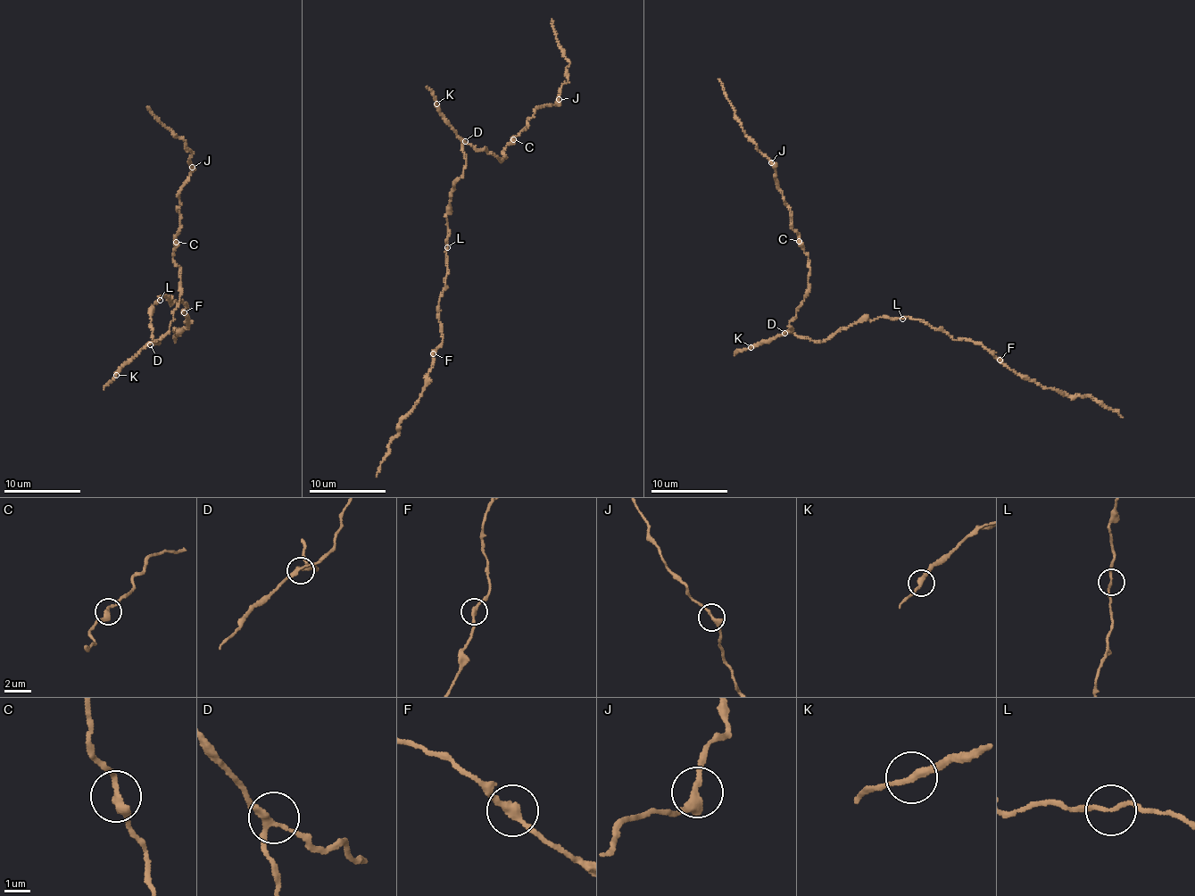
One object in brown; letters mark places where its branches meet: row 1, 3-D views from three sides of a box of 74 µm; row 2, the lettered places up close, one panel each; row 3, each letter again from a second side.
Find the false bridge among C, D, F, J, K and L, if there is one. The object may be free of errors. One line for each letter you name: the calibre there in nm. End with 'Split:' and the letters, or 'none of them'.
Split: none of them

